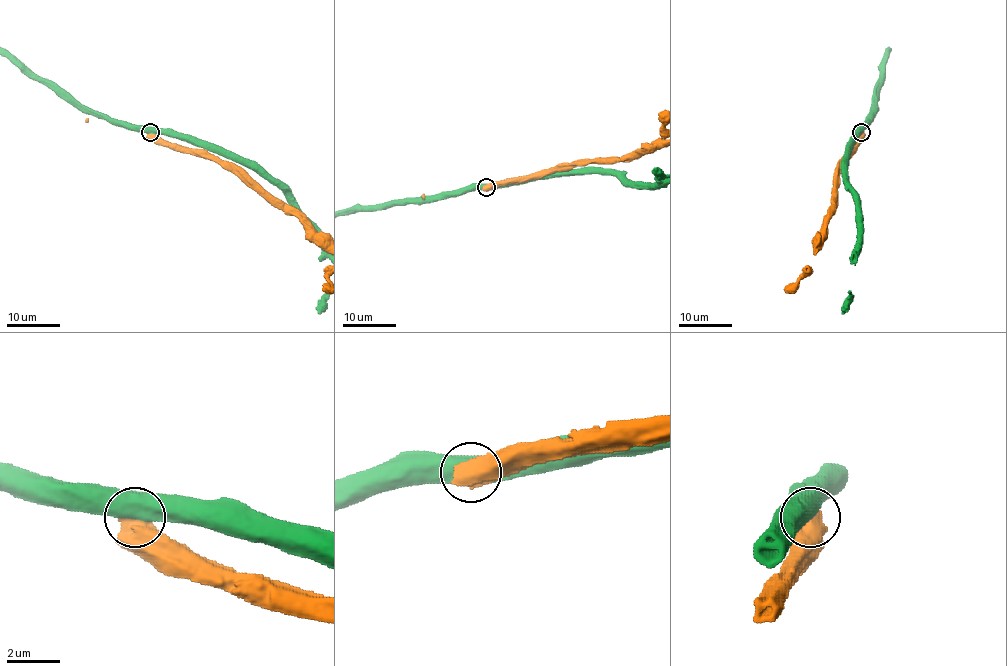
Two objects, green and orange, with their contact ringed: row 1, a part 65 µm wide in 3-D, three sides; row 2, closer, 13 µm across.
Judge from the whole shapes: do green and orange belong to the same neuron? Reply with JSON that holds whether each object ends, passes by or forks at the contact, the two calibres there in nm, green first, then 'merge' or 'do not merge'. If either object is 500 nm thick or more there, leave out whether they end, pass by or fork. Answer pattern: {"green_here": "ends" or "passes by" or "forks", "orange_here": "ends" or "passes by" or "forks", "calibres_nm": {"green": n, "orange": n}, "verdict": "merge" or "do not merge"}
{"calibres_nm": {"green": 550, "orange": 750}, "verdict": "do not merge"}

